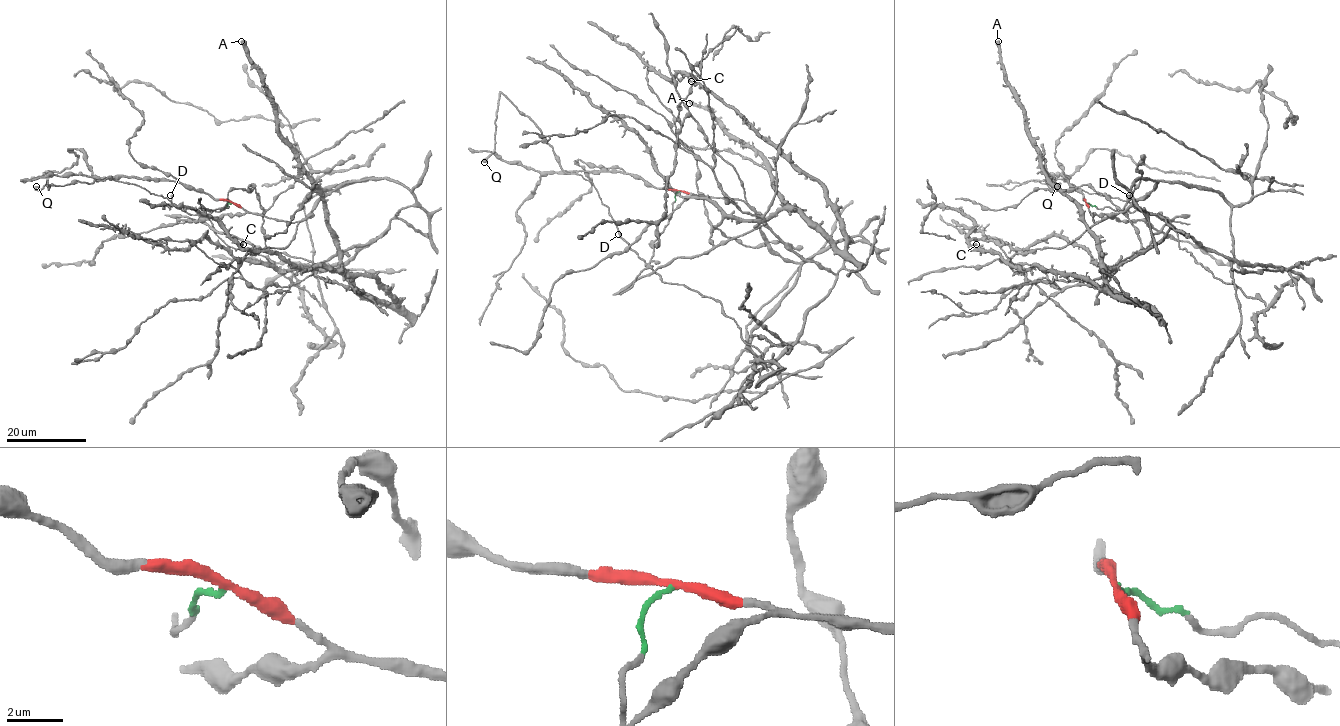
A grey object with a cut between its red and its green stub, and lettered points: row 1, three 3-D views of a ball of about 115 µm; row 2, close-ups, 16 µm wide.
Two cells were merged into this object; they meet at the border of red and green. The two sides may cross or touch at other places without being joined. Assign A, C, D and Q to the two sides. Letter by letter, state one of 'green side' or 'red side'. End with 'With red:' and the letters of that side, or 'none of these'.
A: red side
C: red side
D: green side
Q: green side
With red: A, C

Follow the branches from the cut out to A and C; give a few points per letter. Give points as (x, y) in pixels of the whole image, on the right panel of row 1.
A: (1086, 203), (1101, 222), (1149, 179), (1134, 203), (1169, 230), (1101, 265), (1084, 213), (1044, 171), (998, 41)
C: (1086, 203), (1101, 222), (1157, 182), (1131, 195), (1169, 230), (1104, 270), (1145, 305), (977, 244)

